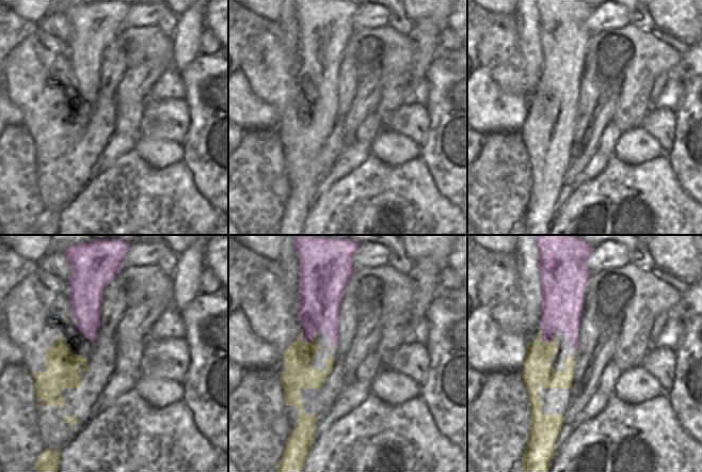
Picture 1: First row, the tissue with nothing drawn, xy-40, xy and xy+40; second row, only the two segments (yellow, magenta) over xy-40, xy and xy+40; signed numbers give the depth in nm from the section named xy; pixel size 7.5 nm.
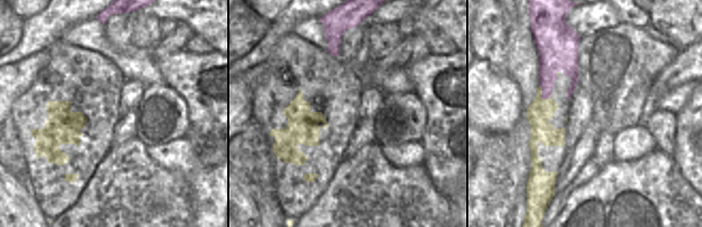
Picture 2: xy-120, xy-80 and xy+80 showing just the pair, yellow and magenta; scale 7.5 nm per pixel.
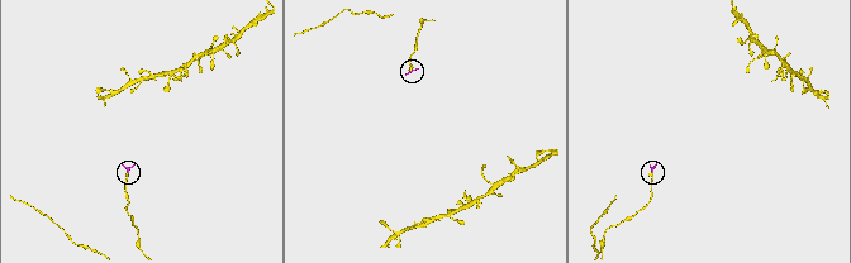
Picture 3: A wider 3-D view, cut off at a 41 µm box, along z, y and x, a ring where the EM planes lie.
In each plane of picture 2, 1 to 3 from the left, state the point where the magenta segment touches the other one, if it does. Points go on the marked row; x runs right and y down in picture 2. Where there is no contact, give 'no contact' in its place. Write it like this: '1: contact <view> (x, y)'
1: no contact
2: no contact
3: contact xy+80 (541, 95)

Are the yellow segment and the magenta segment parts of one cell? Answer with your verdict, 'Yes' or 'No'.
Yes

